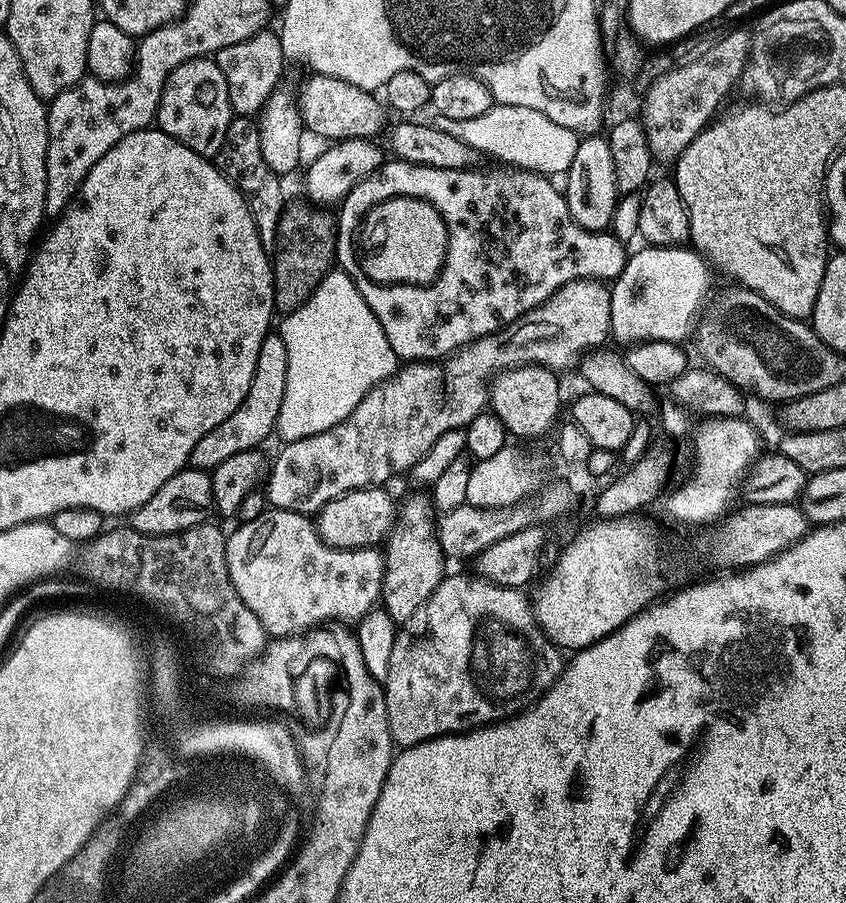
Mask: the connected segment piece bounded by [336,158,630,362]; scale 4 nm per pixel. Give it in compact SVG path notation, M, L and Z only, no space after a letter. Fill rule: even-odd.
M399 158L385 159L384 165L354 185L339 201L336 216L336 264L358 286L358 294L366 298L366 306L374 310L374 318L386 334L386 342L394 354L404 362L436 362L451 356L462 346L483 336L490 336L515 325L521 318L537 311L566 282L589 278L615 281L622 274L630 252L626 244L611 231L587 232L574 222L563 191L552 185L553 181L529 170L508 172L480 172L442 170L434 166L422 166ZM409 196L430 204L447 221L448 246L444 262L435 280L428 284L381 284L368 279L358 255L358 233L365 216L372 208L394 199Z

